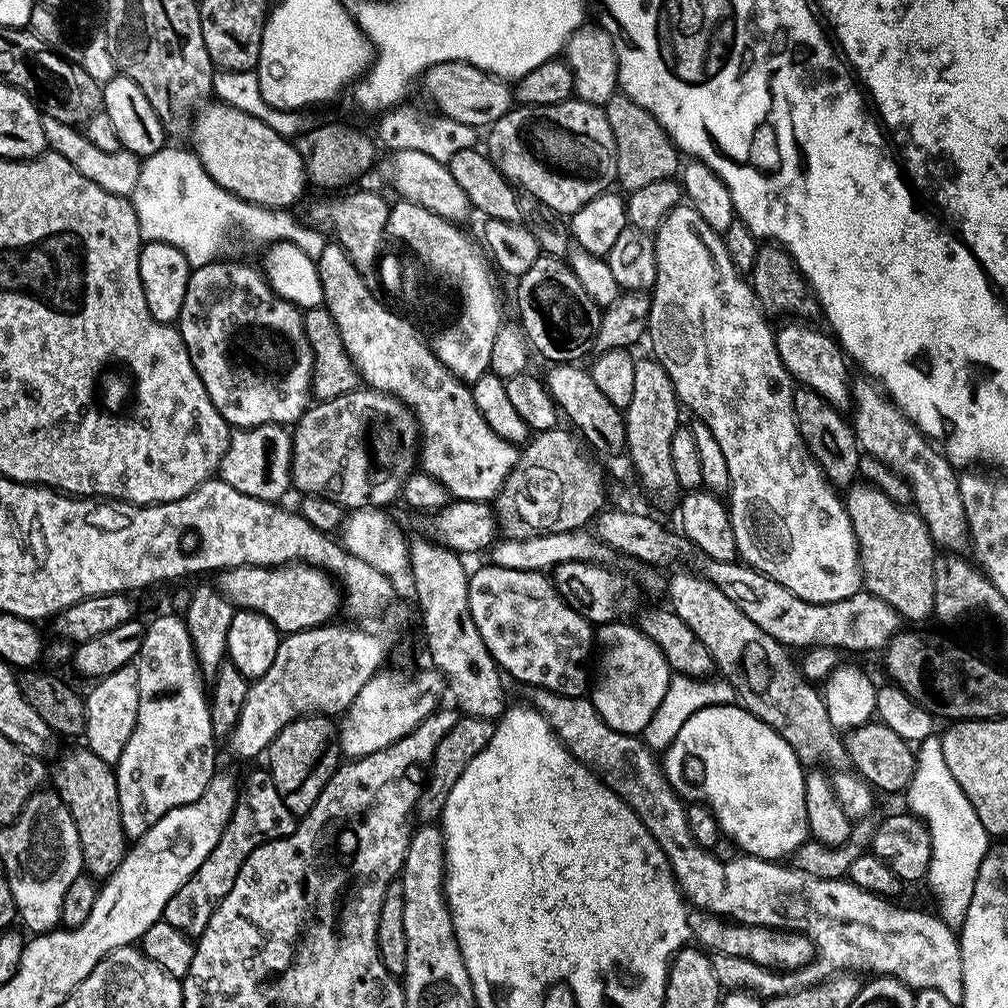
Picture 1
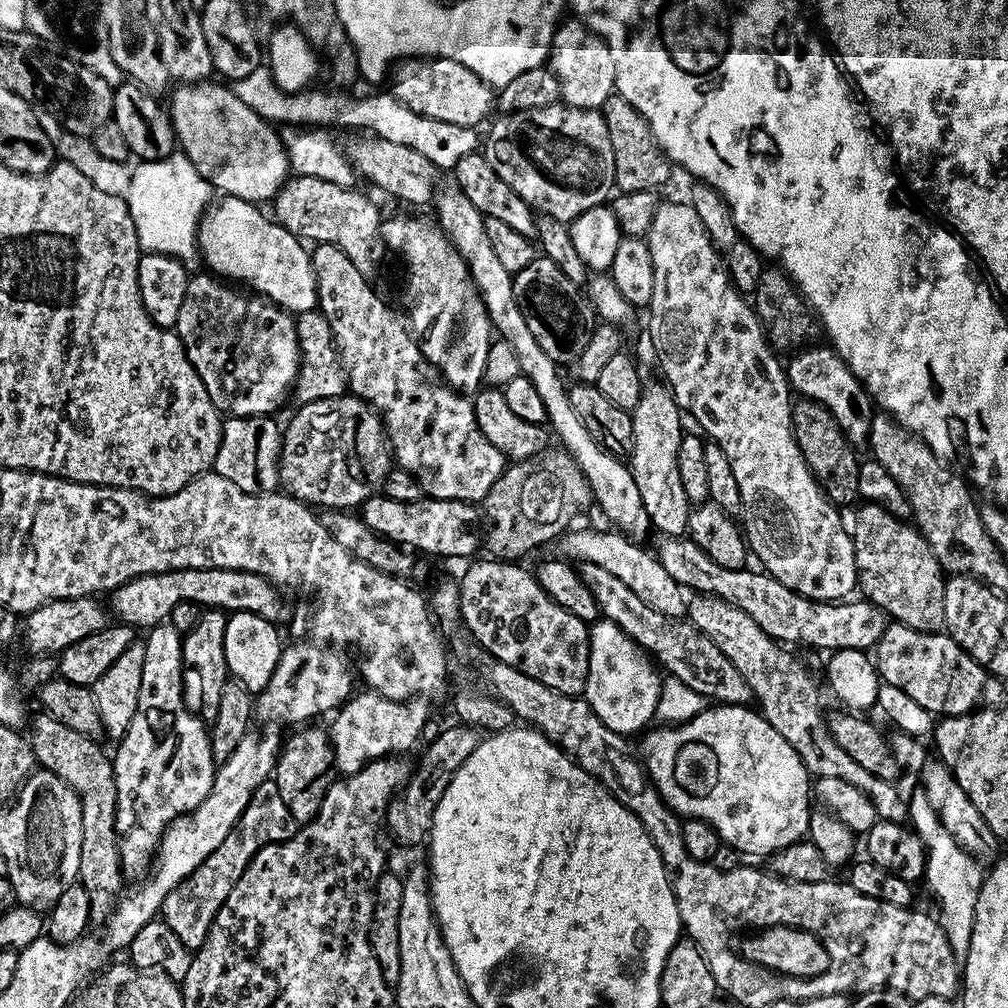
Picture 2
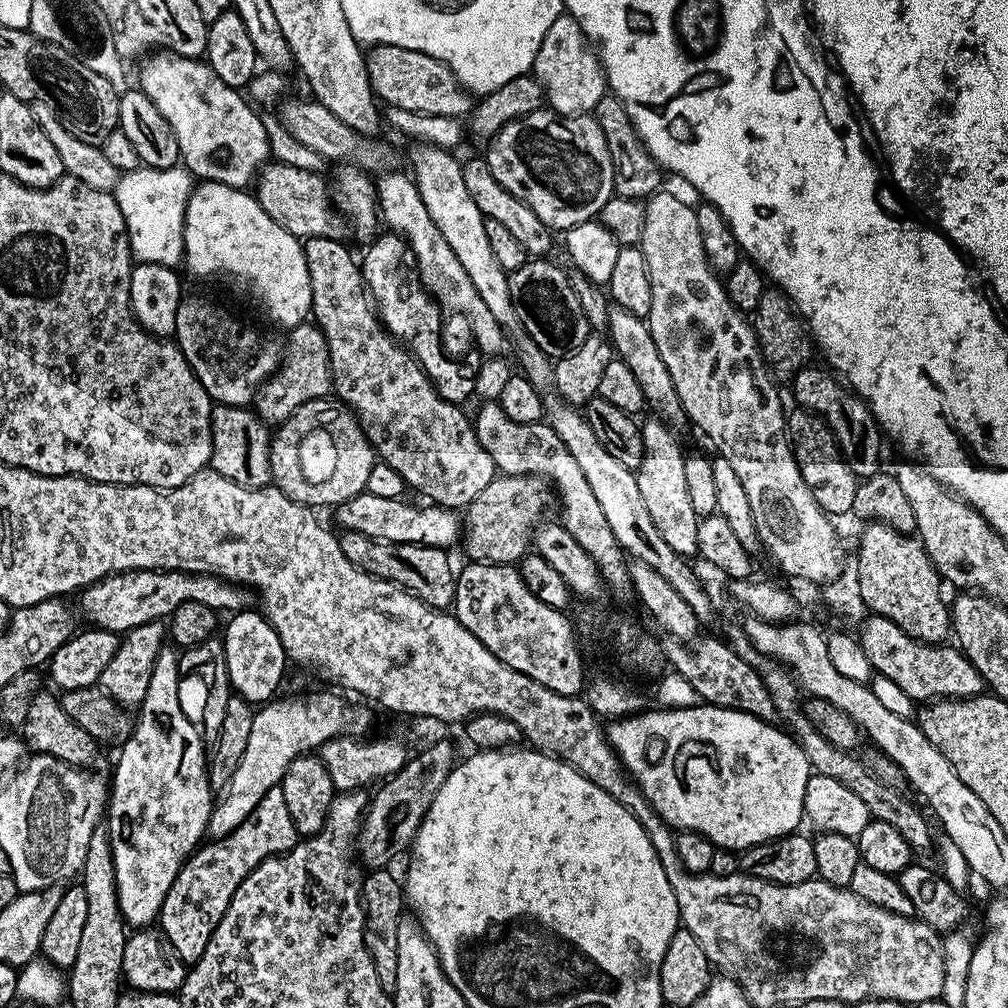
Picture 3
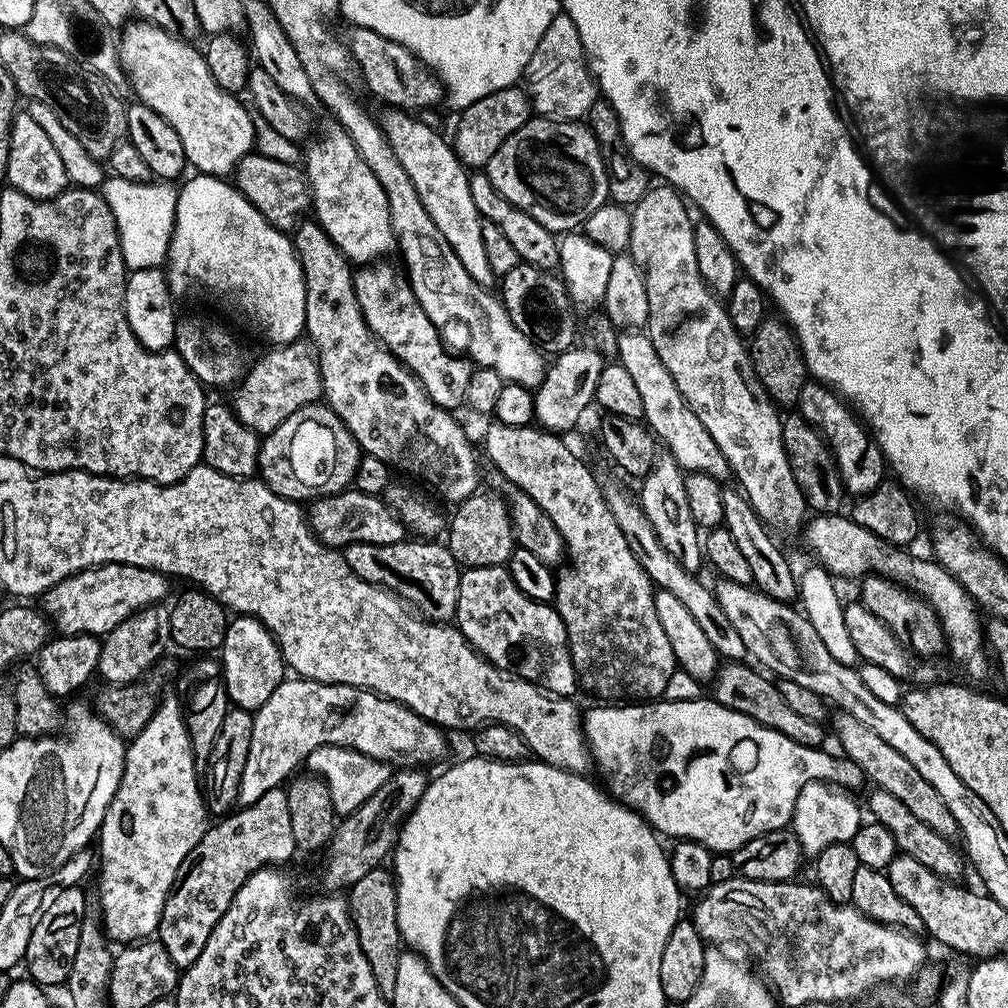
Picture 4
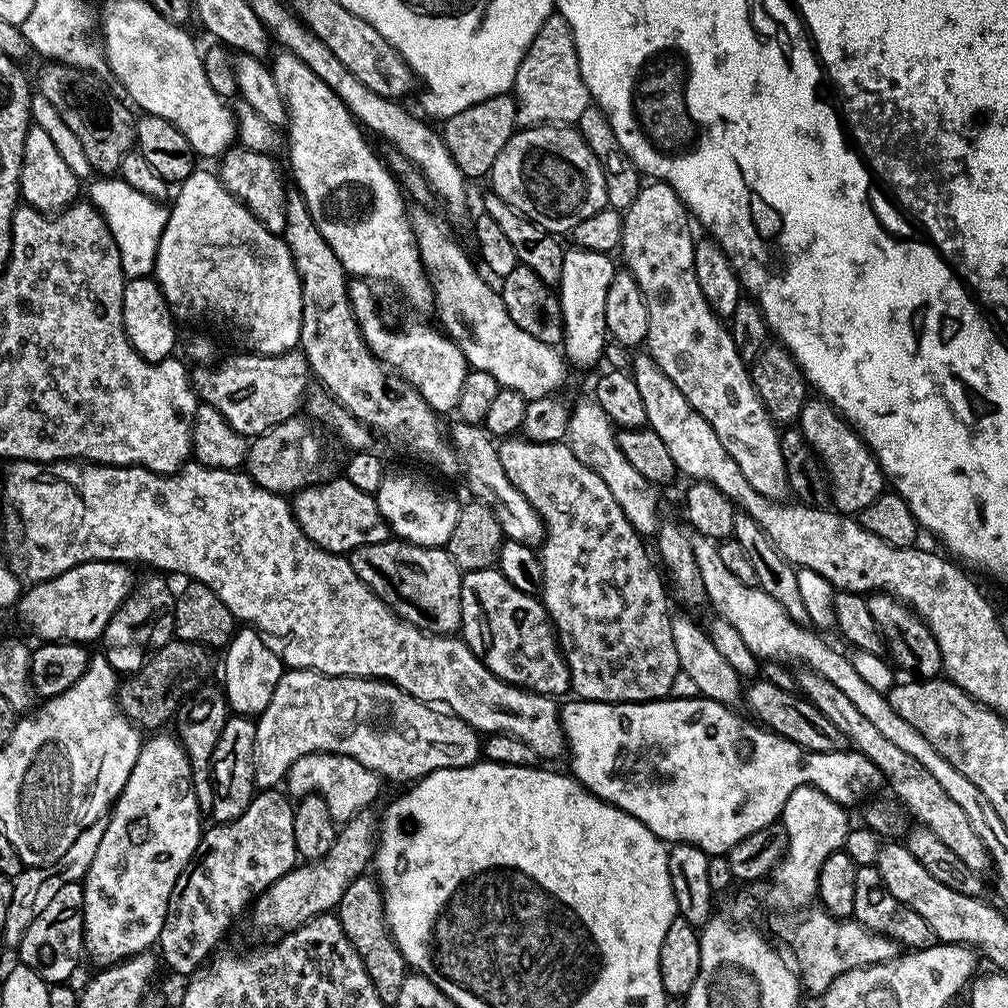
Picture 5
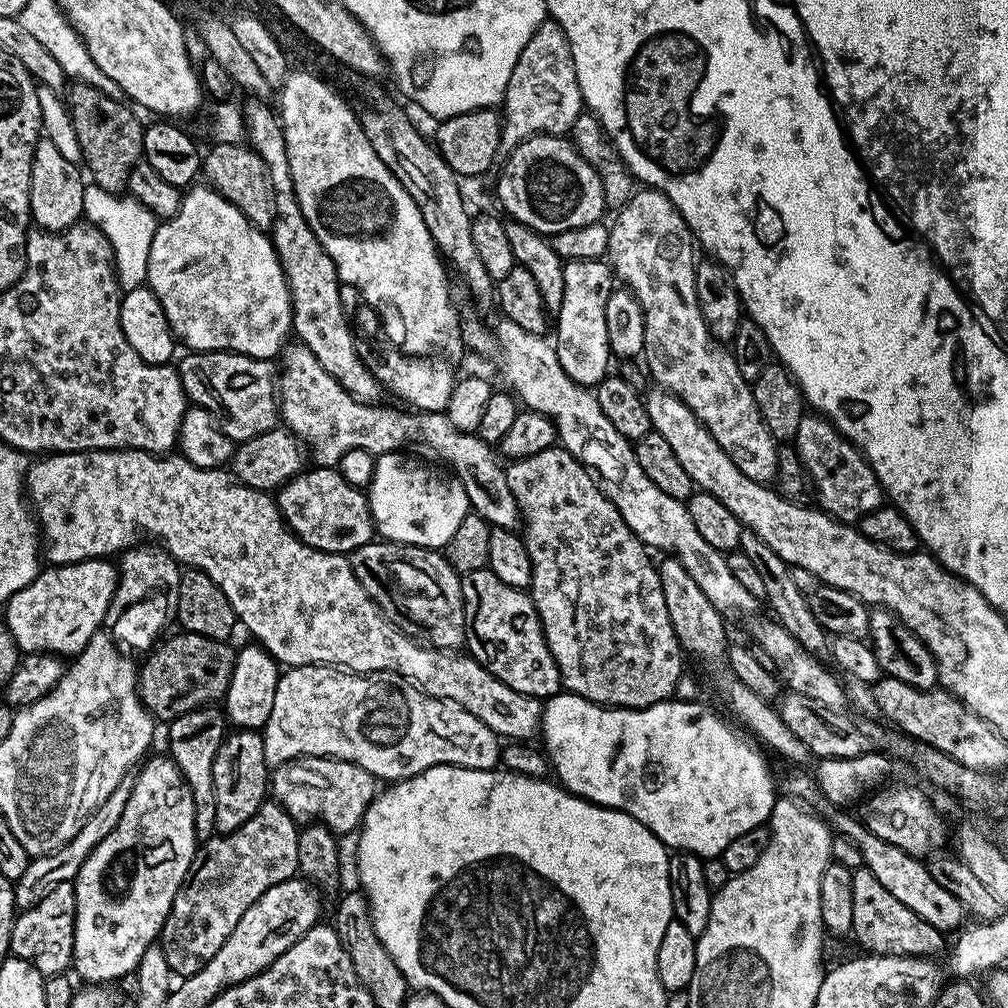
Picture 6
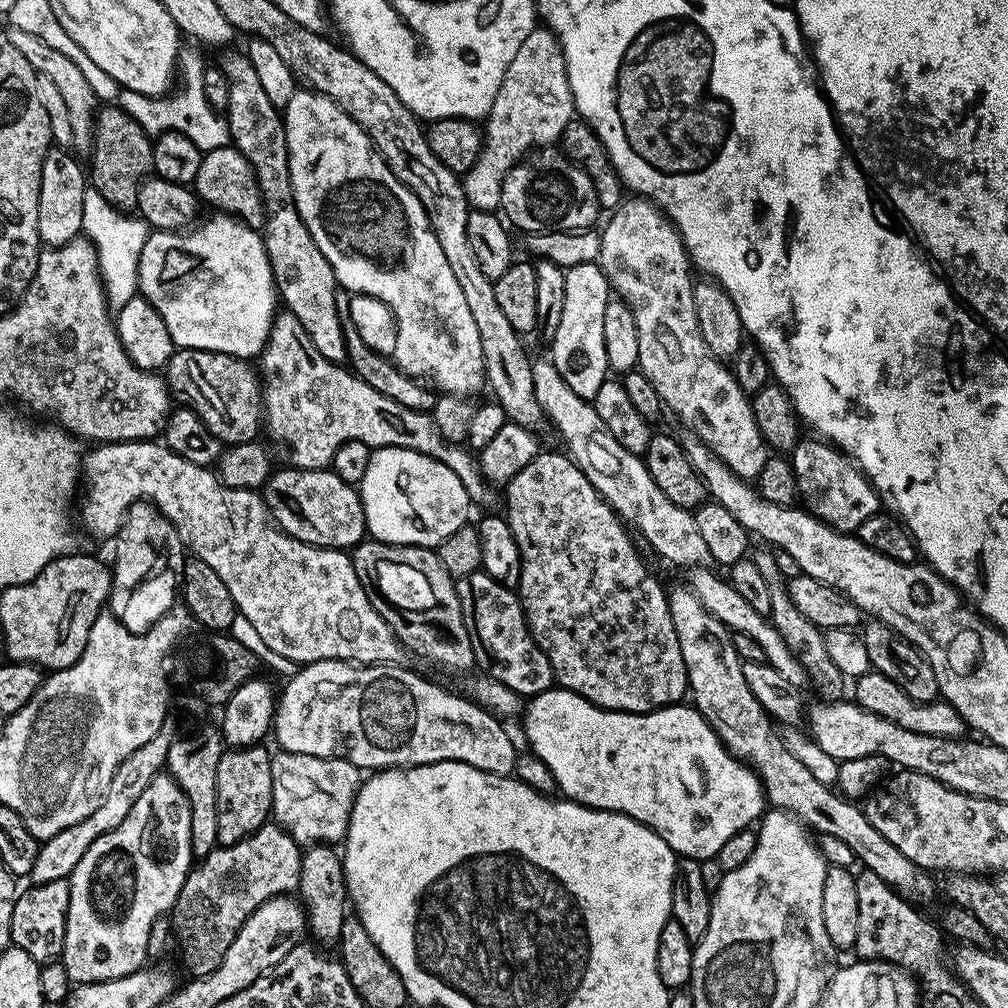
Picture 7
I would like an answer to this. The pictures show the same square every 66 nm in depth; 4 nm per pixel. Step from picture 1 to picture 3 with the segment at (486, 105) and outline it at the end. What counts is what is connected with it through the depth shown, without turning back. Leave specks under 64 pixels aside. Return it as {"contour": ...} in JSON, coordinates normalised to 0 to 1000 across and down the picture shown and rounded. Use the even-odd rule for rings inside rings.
{"contour":[[[374,44],[364,53],[363,59],[372,98],[377,101],[382,99],[385,107],[398,107],[416,114],[460,117],[470,106],[469,96],[448,72],[446,65],[427,54],[399,46]]]}

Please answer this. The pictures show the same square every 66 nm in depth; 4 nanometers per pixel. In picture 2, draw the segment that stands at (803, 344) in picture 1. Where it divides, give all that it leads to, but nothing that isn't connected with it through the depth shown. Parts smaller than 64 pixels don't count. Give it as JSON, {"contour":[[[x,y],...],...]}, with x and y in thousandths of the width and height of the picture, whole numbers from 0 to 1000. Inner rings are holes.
{"contour":[[[799,343],[785,350],[786,358],[780,361],[783,386],[791,394],[813,400],[827,413],[838,432],[839,438],[848,446],[860,445],[863,435],[863,419],[867,412],[867,398],[861,392],[853,376],[843,368],[839,359],[824,343],[810,345]]]}

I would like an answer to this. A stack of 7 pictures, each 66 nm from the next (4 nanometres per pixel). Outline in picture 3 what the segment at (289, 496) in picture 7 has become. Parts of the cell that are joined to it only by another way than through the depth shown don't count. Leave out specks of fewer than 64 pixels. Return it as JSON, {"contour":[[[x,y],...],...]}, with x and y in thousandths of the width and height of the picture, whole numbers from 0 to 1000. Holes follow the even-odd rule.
{"contour":[[[359,487],[351,494],[332,501],[333,516],[343,528],[363,530],[372,536],[388,540],[422,540],[428,544],[447,545],[447,540],[457,535],[458,512],[455,507],[438,504],[436,500],[422,499],[422,504],[404,500],[404,495],[375,494],[365,487]]]}

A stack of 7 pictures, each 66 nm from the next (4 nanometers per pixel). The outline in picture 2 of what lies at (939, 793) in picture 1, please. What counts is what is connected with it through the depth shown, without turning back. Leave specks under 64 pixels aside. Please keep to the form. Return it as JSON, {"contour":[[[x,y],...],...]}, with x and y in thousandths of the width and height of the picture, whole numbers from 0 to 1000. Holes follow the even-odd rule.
{"contour":[[[909,784],[901,794],[901,811],[904,820],[909,822],[921,847],[921,857],[917,861],[917,869],[921,879],[929,888],[931,912],[938,931],[942,935],[942,942],[946,942],[949,954],[955,954],[962,942],[962,927],[966,923],[966,899],[970,899],[970,883],[974,879],[977,866],[972,865],[969,850],[964,849],[935,819],[933,809],[923,800],[919,788]]]}

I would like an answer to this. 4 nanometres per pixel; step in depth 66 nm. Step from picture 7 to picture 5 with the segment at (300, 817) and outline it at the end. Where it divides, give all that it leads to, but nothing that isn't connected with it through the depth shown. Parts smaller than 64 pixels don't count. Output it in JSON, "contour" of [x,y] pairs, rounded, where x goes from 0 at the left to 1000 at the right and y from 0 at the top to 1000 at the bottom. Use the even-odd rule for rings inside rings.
{"contour":[[[310,746],[307,750],[296,752],[296,756],[288,760],[284,771],[285,778],[287,782],[285,785],[291,791],[301,792],[311,788],[318,790],[323,800],[327,800],[329,811],[335,815],[344,815],[366,801],[365,797],[377,786],[379,774],[366,762],[359,760],[359,756],[346,750],[334,750],[327,746]]]}

